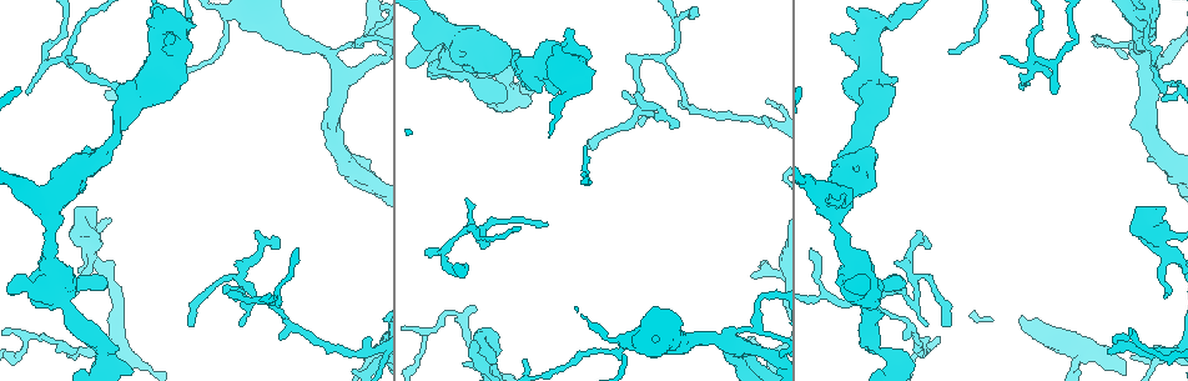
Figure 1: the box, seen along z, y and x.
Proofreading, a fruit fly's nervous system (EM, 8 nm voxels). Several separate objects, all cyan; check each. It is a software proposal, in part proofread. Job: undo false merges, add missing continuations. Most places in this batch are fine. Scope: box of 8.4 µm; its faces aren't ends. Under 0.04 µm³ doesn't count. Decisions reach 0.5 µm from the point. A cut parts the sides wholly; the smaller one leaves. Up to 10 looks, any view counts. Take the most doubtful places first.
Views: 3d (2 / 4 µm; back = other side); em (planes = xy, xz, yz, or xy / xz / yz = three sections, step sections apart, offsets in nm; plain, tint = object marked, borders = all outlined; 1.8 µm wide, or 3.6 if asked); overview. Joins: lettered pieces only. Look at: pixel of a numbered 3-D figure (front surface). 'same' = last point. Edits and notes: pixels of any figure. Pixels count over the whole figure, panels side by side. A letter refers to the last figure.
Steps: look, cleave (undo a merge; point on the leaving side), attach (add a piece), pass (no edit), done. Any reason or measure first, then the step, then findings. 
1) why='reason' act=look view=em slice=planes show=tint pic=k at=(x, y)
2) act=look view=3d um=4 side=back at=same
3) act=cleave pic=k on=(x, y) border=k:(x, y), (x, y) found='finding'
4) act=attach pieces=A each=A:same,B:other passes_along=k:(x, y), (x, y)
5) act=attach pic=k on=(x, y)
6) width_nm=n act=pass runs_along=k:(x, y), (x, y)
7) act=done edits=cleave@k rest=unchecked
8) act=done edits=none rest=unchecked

why='abrupt turn' act=look view=em slice=planes show=borders pic=1 at=(637, 108)

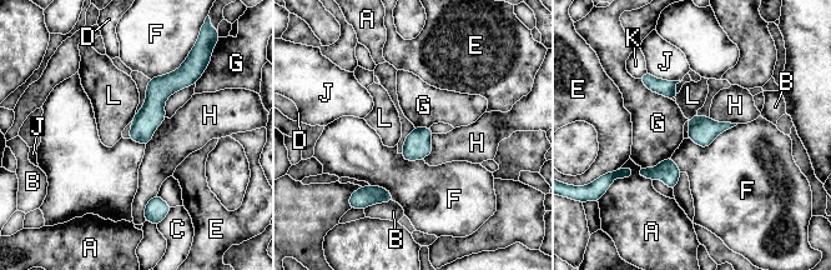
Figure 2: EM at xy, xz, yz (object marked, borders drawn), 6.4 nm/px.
act=pass each=A:other,B:other,C:other,D:other,E:other,F:other,G:other,H:other,J:other,K:other,L:other border=2:(738, 124), (705, 148), (689, 139) found='one neuron here'

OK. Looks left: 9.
why='an open end' act=look view=3d um=4 pic=1 at=(493, 361)

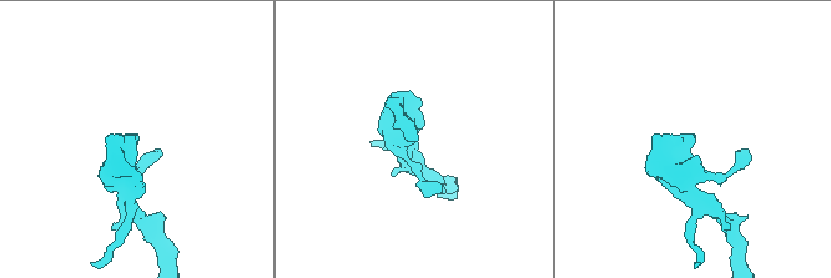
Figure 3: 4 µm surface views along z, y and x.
why='need the tissue' act=look view=em slice=planes show=tint pic=3 at=(416, 138)

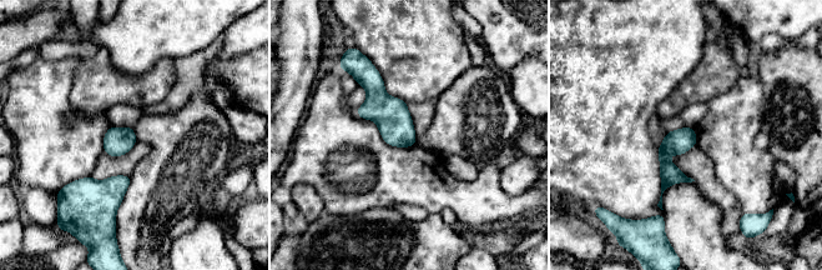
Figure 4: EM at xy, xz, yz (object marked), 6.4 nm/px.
why='what lies round it' act=look view=em slice=planes show=borders at=same

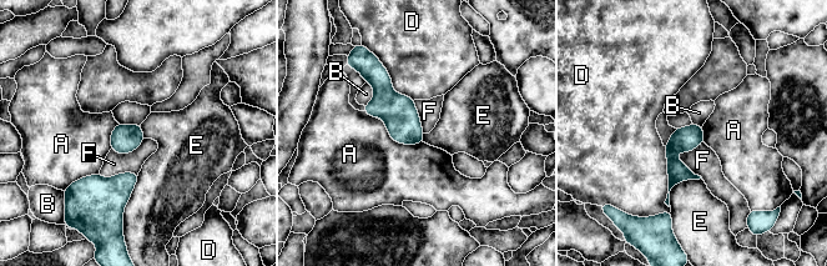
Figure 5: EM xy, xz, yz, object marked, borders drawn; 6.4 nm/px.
act=pass each=A:other,B:other,D:other,E:other,F:other border=5:(674, 152), (702, 177) found='none of them fits'

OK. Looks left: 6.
why='sharp bend' act=look view=em um=3.6 slice=planes show=borders pic=1 at=(838, 210)

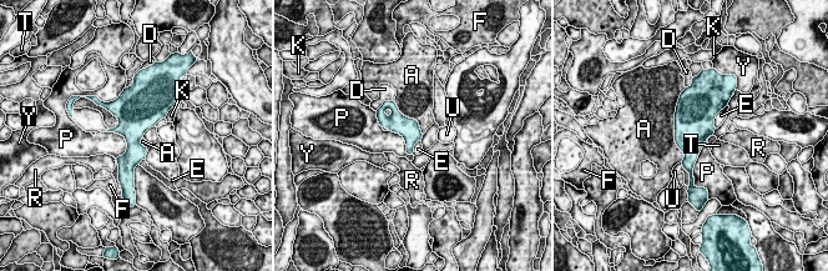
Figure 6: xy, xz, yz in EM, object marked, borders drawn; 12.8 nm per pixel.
width_nm=280 act=pass each=A:other,D:other,E:other,F:other,K:other,P:other,R:other,T:other,U:other,Y:other border=6:(725, 108), (717, 113), (715, 128) found='continuous, no second neuron'

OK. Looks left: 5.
why='sharp bend' act=look view=em slice=planes show=plain pic=1 at=(274, 25)

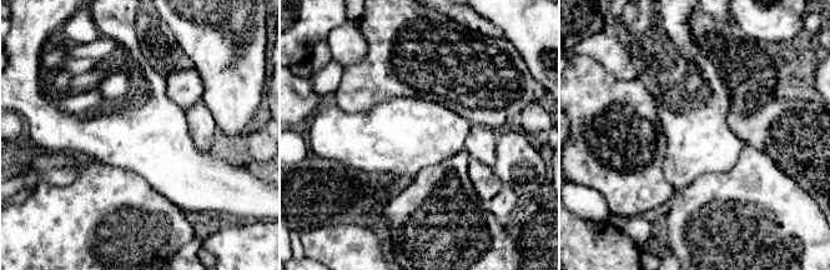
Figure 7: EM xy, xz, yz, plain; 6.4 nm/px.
act=look view=em slice=planes show=borders at=same

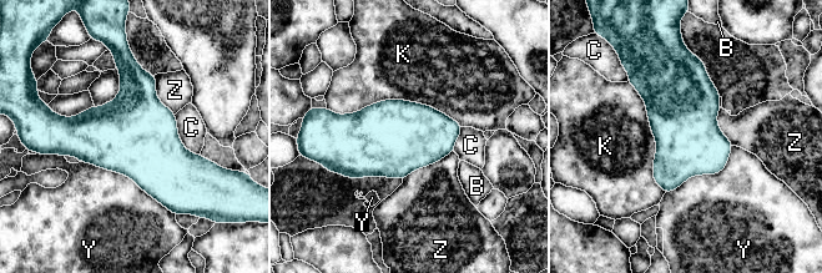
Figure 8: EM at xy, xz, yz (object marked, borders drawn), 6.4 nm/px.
longest_contact=K:900nm act=pass each=B:other,C:other,K:other,Y:other,Z:other border=8:(453, 150), (403, 180) found='all the same neuron'

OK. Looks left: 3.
act=done edits=none rest=unchecked

